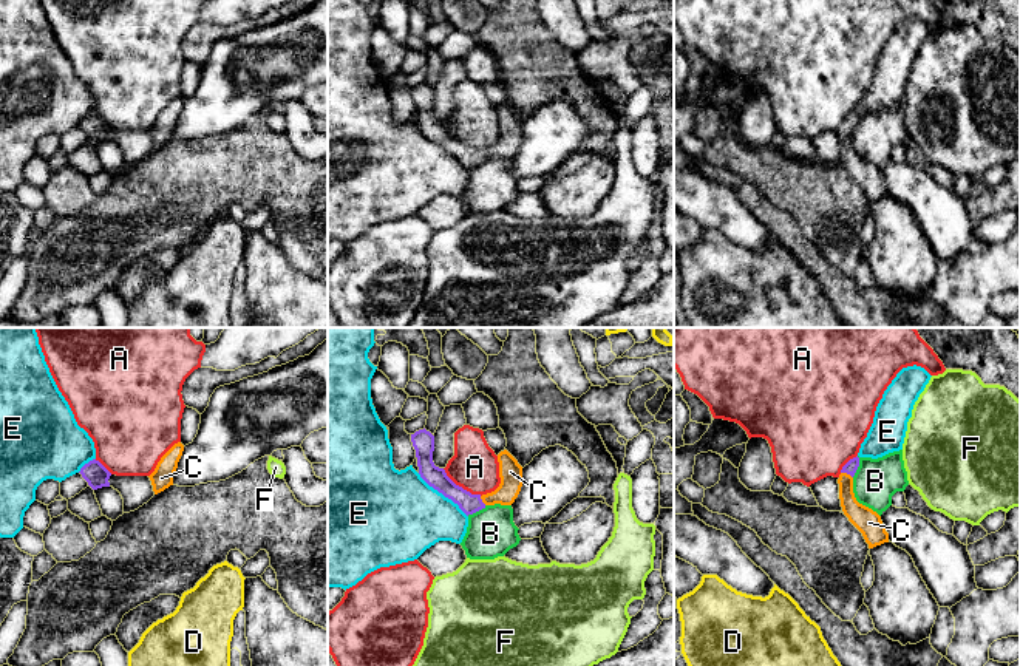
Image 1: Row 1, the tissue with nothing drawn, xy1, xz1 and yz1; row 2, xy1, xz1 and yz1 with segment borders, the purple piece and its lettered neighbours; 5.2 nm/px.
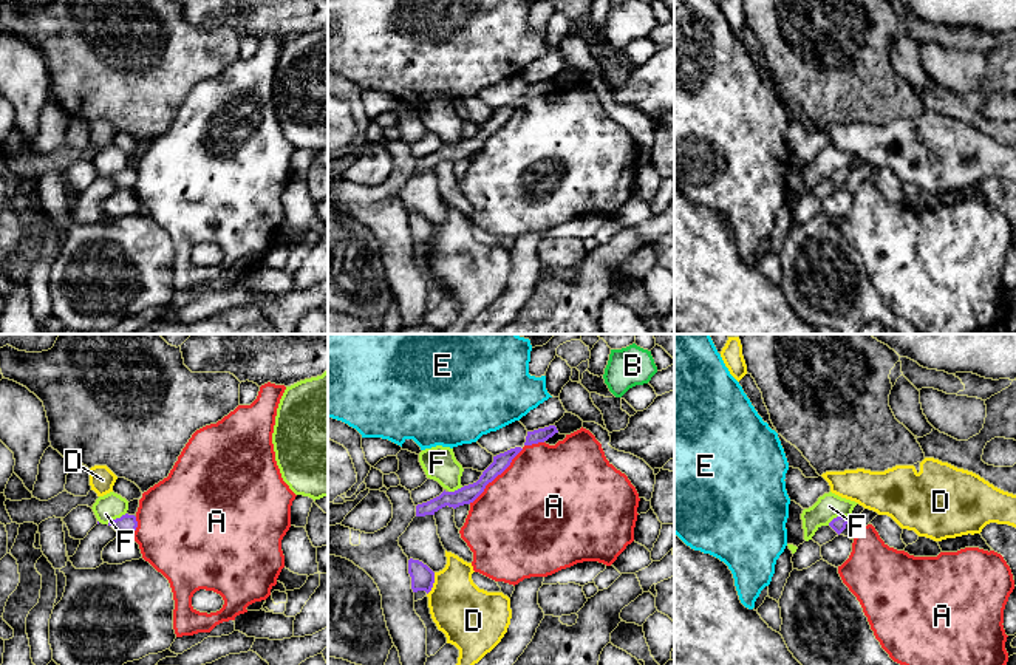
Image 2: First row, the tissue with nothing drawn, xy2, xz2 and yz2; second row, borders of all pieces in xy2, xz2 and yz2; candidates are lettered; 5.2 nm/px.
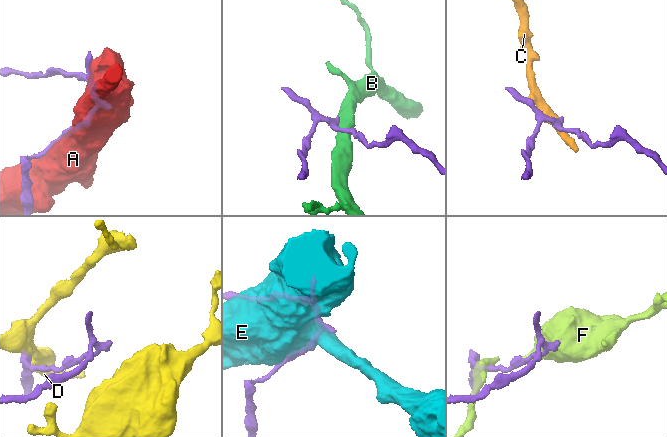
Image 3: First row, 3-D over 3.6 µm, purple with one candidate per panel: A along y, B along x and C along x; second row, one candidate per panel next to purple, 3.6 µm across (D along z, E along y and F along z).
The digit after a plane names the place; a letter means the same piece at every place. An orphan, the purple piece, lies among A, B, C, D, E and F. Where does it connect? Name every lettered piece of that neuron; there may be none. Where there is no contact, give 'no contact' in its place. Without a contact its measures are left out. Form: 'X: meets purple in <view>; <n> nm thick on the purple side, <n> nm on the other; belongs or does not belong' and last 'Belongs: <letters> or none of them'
A: meets purple in xz2; 90 nm thick on the purple side, 500 nm on the other; does not belong
B: meets purple in yz1; 70 nm thick on the purple side, 220 nm on the other; does not belong
C: meets purple in yz1; 70 nm thick on the purple side, 120 nm on the other; belongs
D: meets purple in xz2; 120 nm thick on the purple side, 300 nm on the other; does not belong
E: meets purple in xz1; 110 nm thick on the purple side, 420 nm on the other; does not belong
F: meets purple in yz2; 80 nm thick on the purple side, 140 nm on the other; does not belong
Belongs: C

